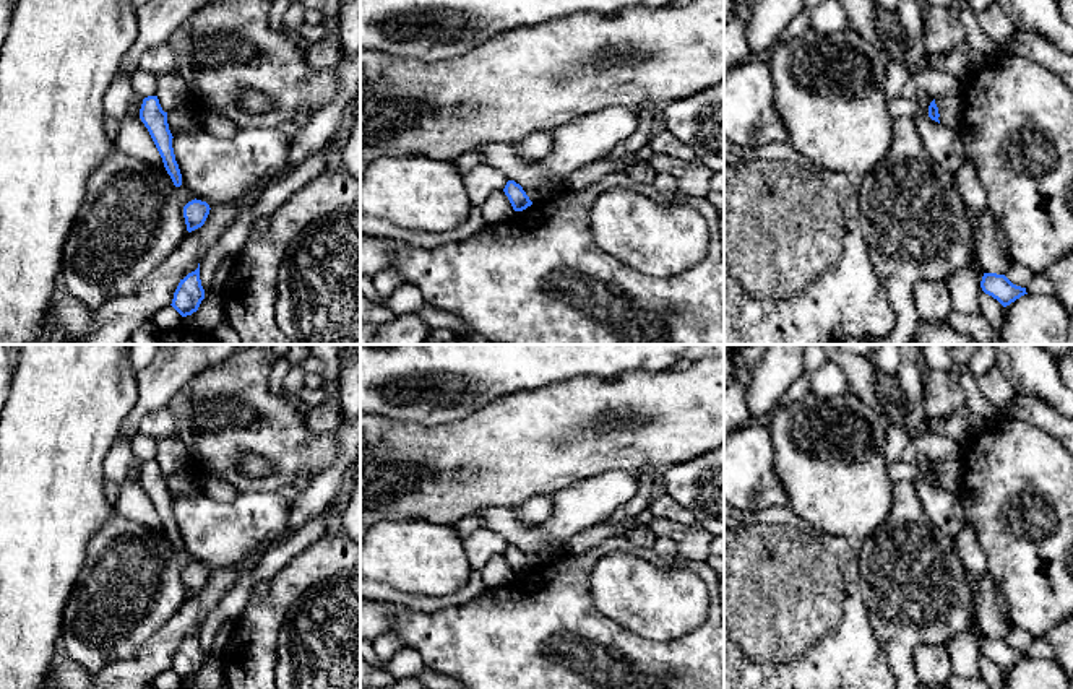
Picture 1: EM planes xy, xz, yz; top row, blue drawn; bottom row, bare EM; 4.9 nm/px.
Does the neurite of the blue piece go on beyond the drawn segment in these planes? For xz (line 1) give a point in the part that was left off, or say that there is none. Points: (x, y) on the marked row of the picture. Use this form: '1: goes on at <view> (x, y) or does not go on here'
1: does not go on here

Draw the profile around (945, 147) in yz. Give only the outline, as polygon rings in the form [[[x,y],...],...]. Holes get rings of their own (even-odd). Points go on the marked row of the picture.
[[[917,94],[916,127],[930,156],[945,167],[951,176],[967,159],[958,130],[948,128],[929,117],[930,96]]]

